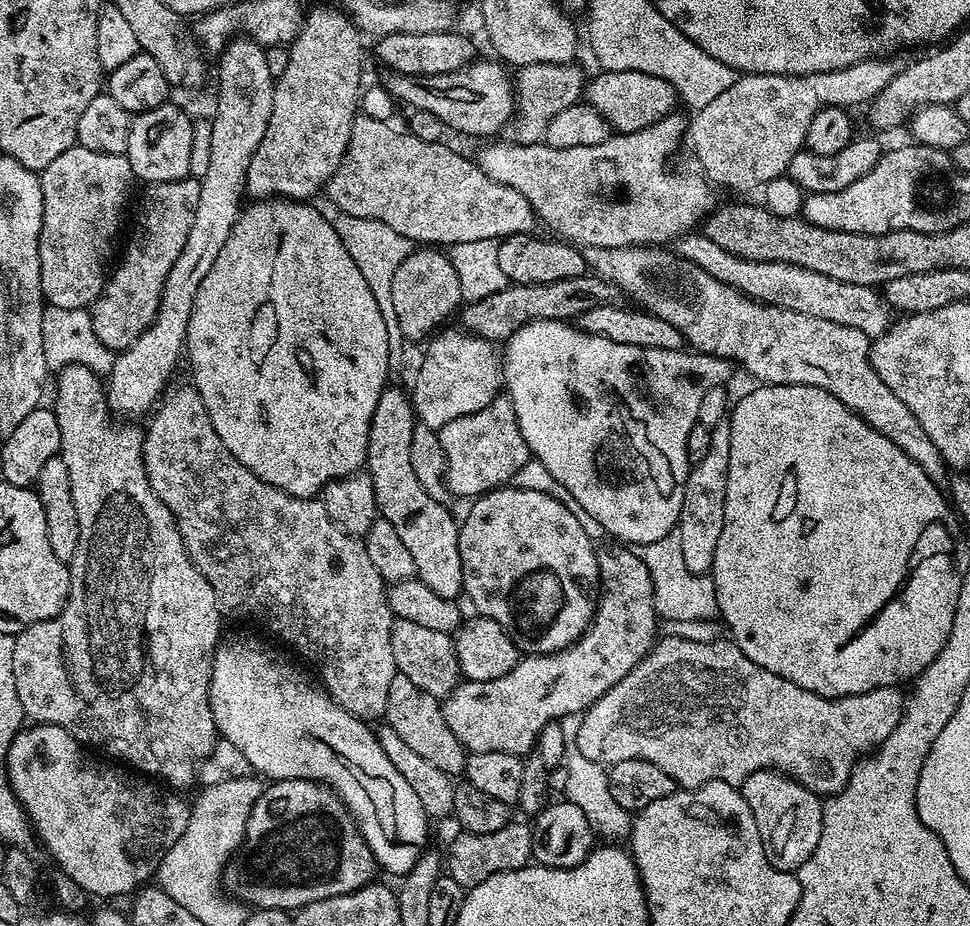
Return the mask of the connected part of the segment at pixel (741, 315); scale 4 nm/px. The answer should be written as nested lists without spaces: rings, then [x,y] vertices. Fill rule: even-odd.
[[[633,246],[630,248],[584,248],[584,263],[595,275],[601,276],[615,288],[619,288],[625,297],[633,296],[643,311],[652,316],[670,322],[680,332],[685,341],[688,340],[693,349],[708,353],[713,358],[723,358],[732,361],[733,365],[745,368],[761,385],[765,384],[805,384],[826,390],[834,394],[850,411],[856,413],[861,420],[866,421],[871,428],[878,430],[894,446],[898,446],[914,463],[922,466],[922,470],[937,486],[943,485],[949,479],[950,469],[945,464],[938,446],[930,442],[926,430],[910,414],[906,402],[897,398],[894,390],[886,386],[878,378],[872,365],[870,355],[870,339],[860,329],[847,328],[837,322],[824,321],[822,318],[811,317],[809,314],[796,313],[794,310],[773,307],[770,304],[759,303],[749,299],[738,289],[729,288],[727,284],[715,280],[710,274],[699,270],[692,274],[692,300],[684,296],[680,289],[681,261],[671,251],[660,246]]]

